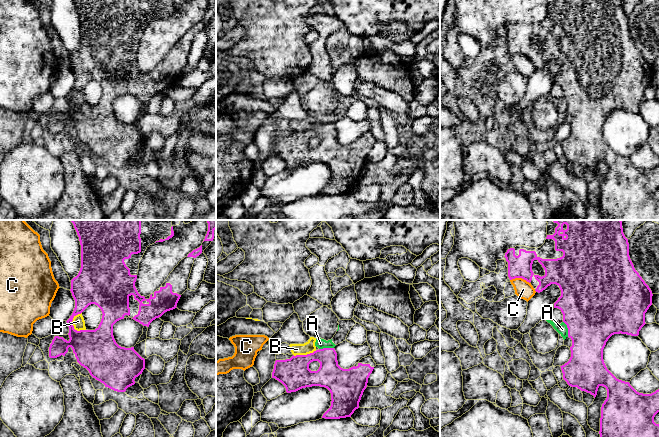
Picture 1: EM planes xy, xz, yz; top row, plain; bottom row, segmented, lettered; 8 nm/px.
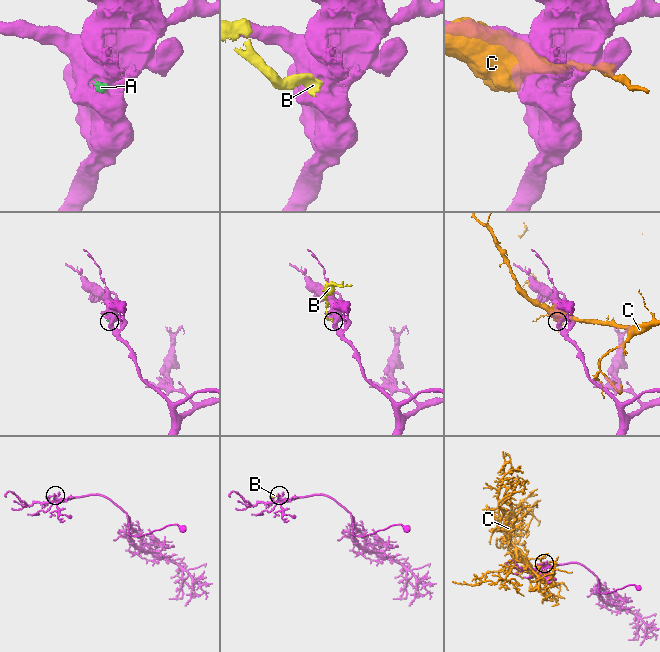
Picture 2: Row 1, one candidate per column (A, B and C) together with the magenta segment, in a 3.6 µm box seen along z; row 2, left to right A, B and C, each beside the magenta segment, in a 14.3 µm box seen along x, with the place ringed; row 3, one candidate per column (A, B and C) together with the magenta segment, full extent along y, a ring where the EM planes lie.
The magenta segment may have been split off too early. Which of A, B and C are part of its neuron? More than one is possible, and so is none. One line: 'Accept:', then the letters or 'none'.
Accept: none

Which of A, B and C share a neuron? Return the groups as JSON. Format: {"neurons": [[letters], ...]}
{"neurons": [["A", "B"], ["C"]]}

